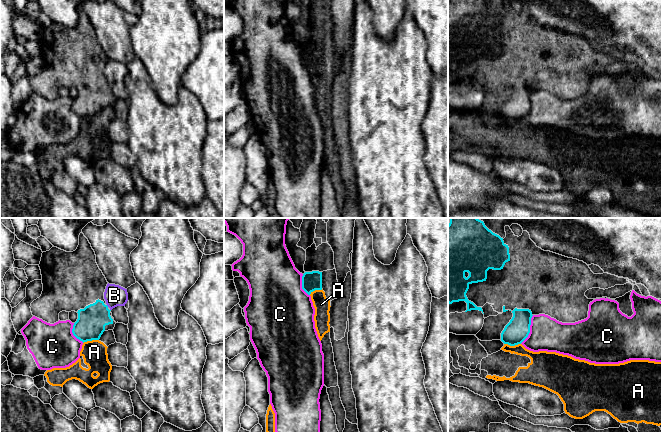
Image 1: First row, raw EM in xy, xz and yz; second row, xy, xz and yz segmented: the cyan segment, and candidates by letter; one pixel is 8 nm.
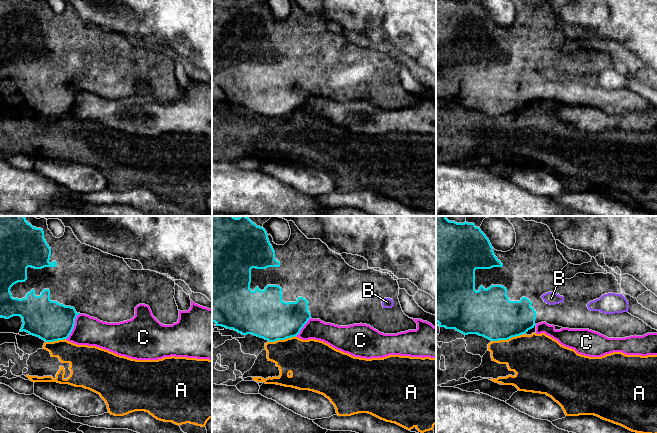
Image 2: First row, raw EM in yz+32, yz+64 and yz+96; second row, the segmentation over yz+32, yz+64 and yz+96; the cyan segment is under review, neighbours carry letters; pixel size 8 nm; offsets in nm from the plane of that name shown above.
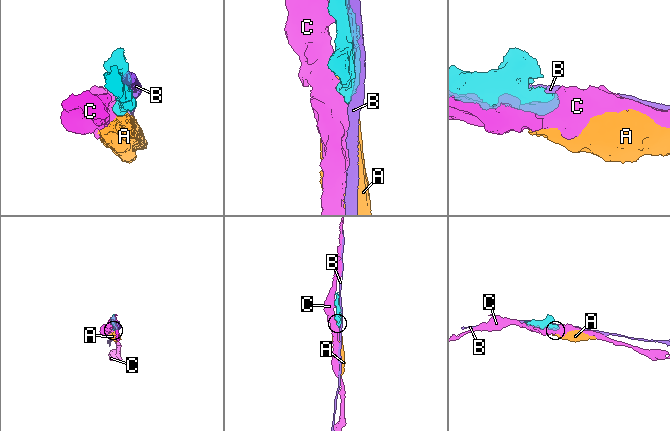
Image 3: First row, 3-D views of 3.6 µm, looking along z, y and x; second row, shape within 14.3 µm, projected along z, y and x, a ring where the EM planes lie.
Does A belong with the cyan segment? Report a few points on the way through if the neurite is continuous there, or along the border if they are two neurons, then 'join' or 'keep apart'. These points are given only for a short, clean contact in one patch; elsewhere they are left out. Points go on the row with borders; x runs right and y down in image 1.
border yz (504, 343), (510, 345), (520, 344); keep apart

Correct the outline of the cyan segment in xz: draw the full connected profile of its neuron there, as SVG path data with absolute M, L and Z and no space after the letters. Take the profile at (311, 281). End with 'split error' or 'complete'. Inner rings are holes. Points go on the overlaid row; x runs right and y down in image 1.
M305 272L302 276L302 289L308 295L315 290L322 290L322 272Z; complete

